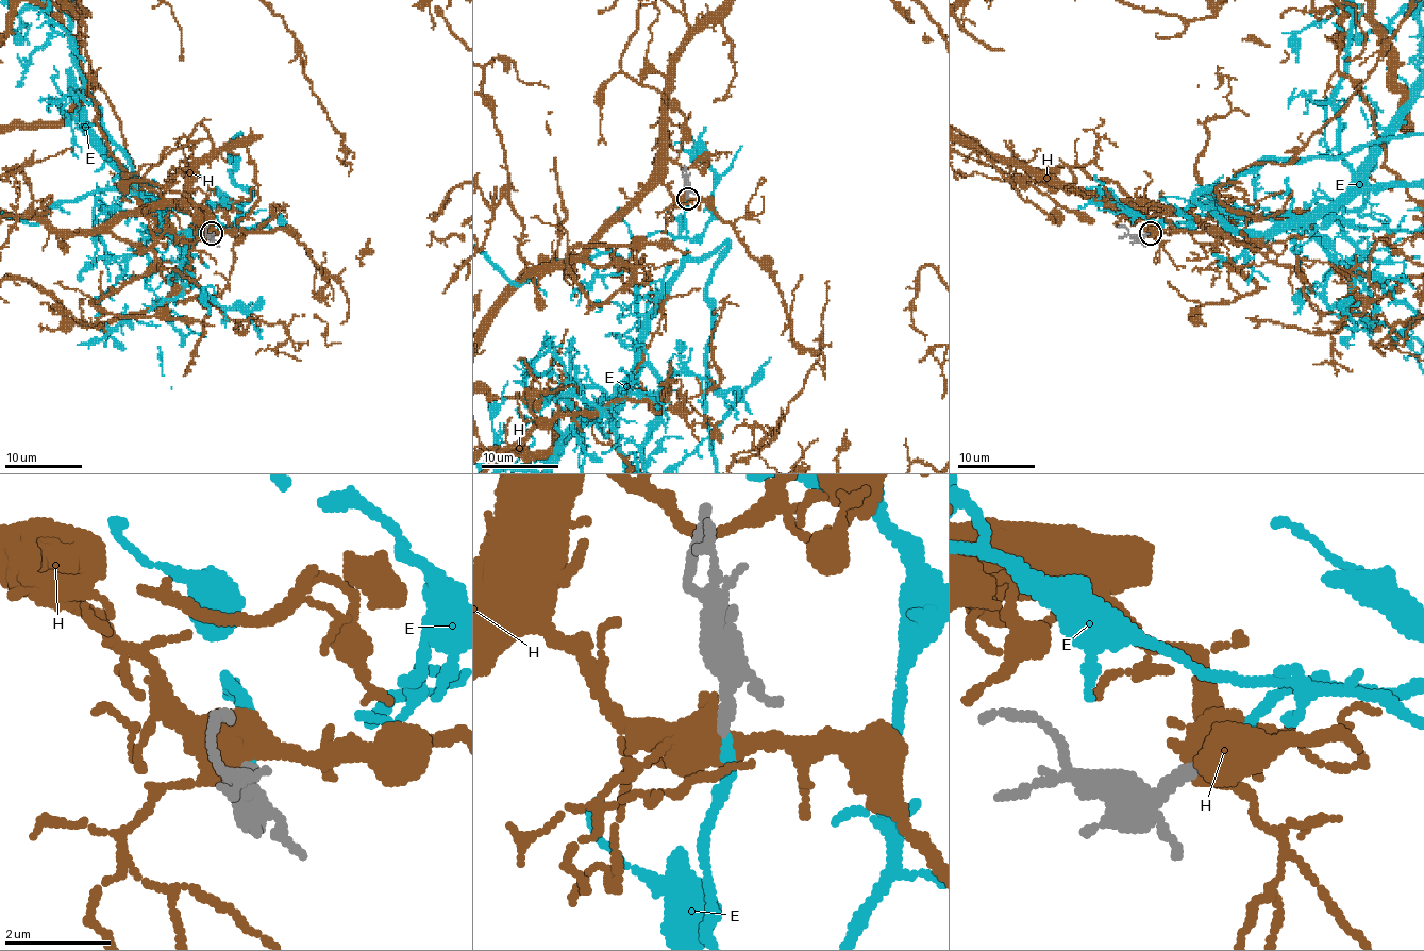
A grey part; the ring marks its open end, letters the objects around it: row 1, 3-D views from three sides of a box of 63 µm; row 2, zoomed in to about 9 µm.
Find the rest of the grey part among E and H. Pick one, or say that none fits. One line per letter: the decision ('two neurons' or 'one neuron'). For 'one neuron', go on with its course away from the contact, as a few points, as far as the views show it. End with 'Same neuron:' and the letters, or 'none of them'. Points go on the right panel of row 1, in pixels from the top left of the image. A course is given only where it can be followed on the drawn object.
E: one neuron
H: two neurons
Same neuron: E

